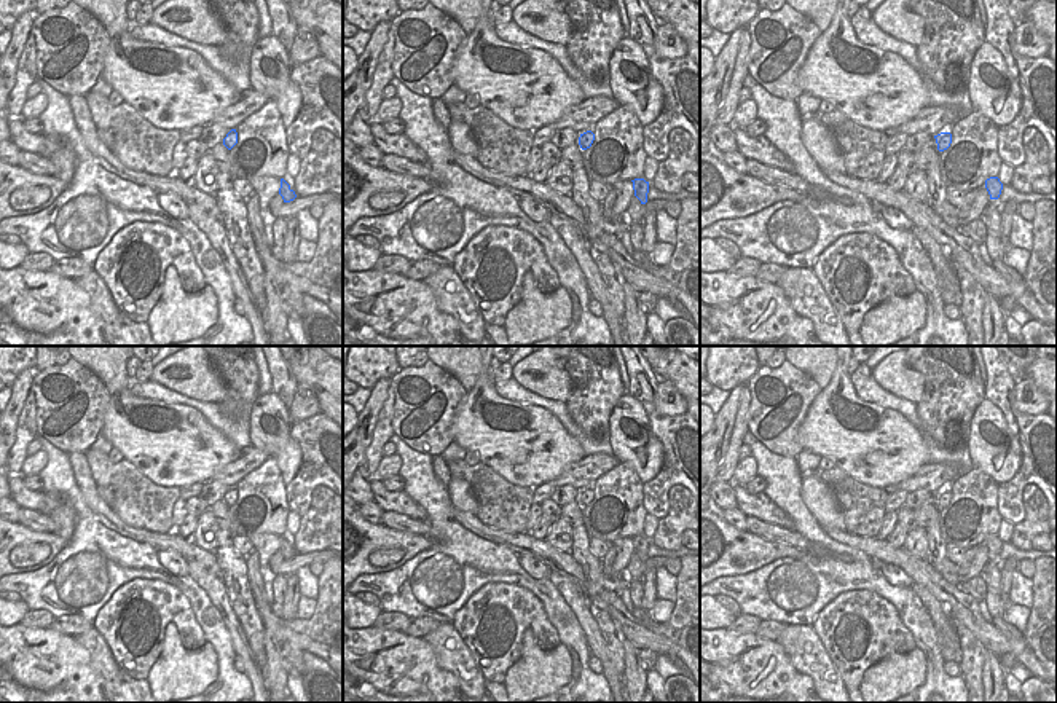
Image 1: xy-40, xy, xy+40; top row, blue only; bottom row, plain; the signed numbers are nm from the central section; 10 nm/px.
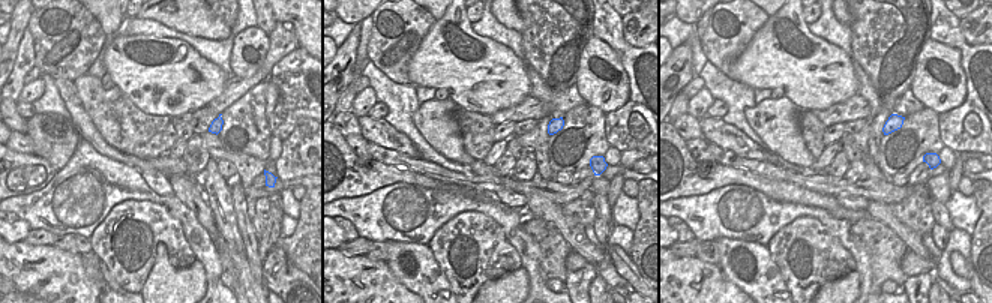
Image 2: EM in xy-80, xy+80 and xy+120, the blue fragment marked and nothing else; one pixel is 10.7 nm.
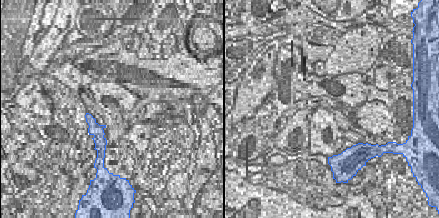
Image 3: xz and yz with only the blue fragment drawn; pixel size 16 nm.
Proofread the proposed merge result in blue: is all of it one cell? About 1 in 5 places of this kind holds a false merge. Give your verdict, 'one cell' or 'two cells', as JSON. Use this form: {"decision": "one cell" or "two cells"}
{"decision": "one cell"}

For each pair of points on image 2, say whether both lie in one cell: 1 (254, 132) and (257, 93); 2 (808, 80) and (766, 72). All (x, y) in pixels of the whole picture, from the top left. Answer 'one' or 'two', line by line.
1: one
2: one

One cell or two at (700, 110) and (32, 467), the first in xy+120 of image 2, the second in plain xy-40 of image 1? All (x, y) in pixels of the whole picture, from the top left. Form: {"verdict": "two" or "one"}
{"verdict": "one"}

